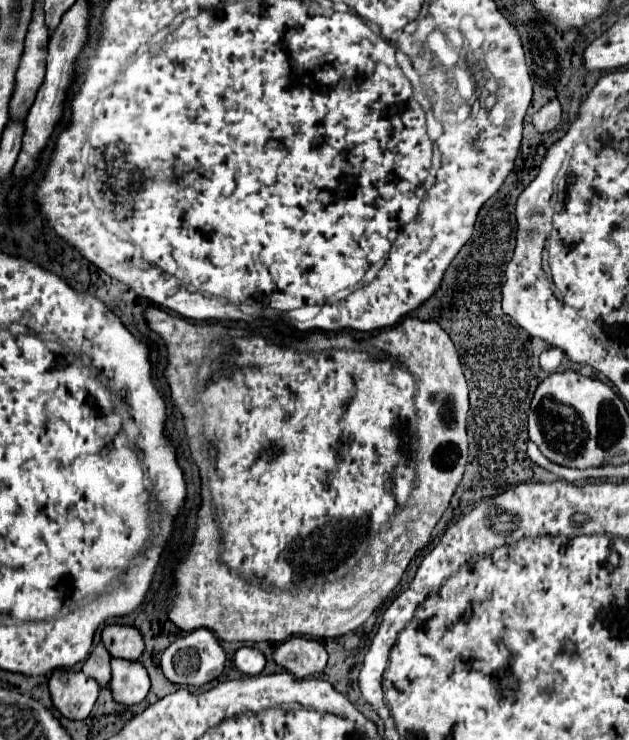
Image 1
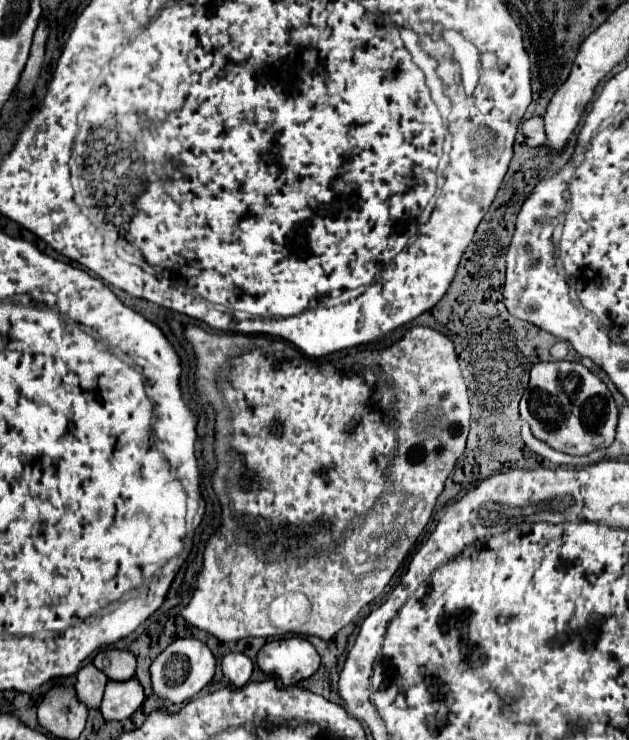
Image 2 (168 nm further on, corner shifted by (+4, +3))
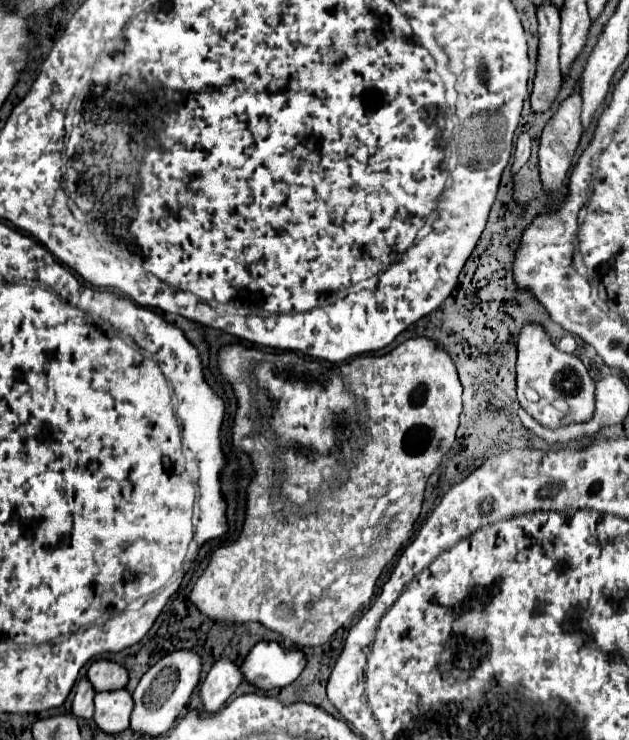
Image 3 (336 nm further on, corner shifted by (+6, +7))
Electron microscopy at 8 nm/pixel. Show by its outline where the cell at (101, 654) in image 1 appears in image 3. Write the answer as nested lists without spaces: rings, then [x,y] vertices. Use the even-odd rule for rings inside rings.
[[[83,677],[75,689],[73,715],[79,719],[91,719],[93,717],[93,697],[95,697],[95,691],[91,683],[87,681],[87,677]]]

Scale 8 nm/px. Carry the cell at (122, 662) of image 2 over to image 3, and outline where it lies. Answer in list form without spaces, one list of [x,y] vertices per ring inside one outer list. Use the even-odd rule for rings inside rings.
[[[101,659],[89,667],[87,679],[91,681],[91,685],[97,693],[103,693],[103,691],[123,689],[127,685],[129,677],[127,677],[127,669],[123,665]]]

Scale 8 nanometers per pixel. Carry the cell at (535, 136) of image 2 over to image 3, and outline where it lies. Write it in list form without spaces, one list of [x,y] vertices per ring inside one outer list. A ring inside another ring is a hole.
[[[521,133],[517,139],[517,147],[515,147],[515,161],[511,165],[513,175],[529,161],[529,155],[531,155],[531,137],[527,133]]]

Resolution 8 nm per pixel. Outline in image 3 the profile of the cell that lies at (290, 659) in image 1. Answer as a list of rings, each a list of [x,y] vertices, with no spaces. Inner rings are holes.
[[[275,641],[257,643],[241,665],[243,679],[261,691],[291,685],[303,671],[307,659],[299,649],[283,649]]]

